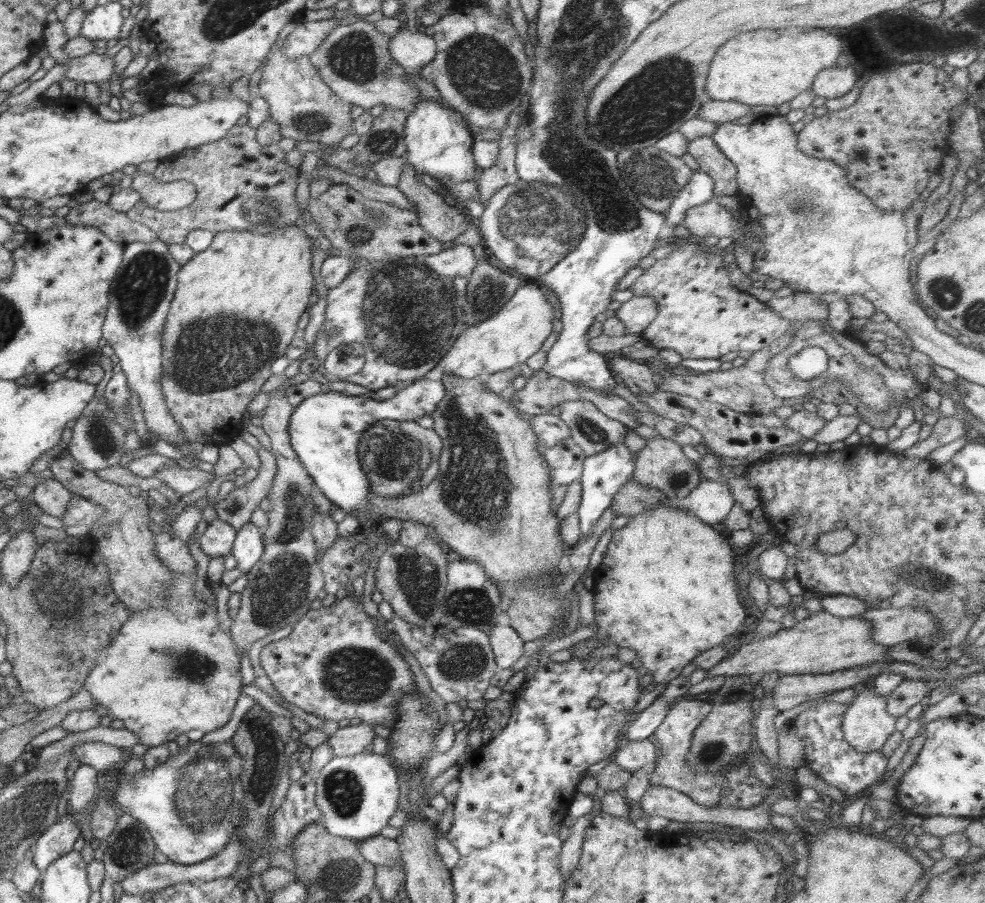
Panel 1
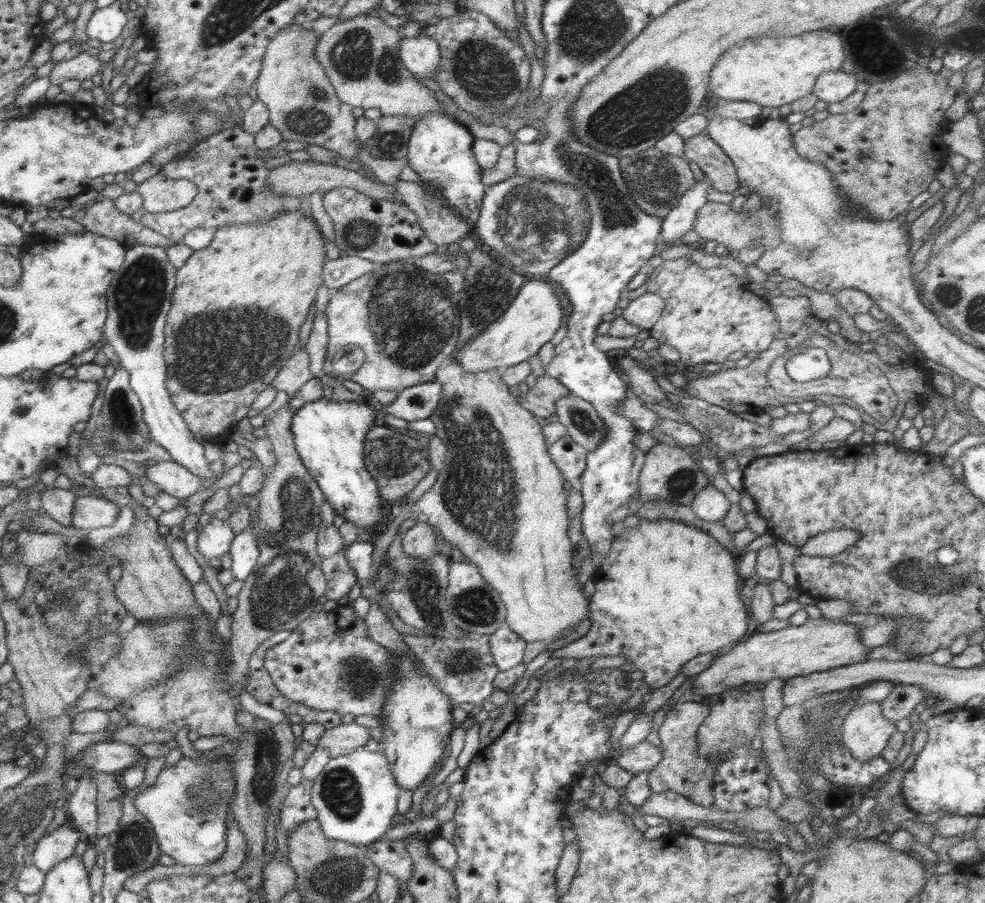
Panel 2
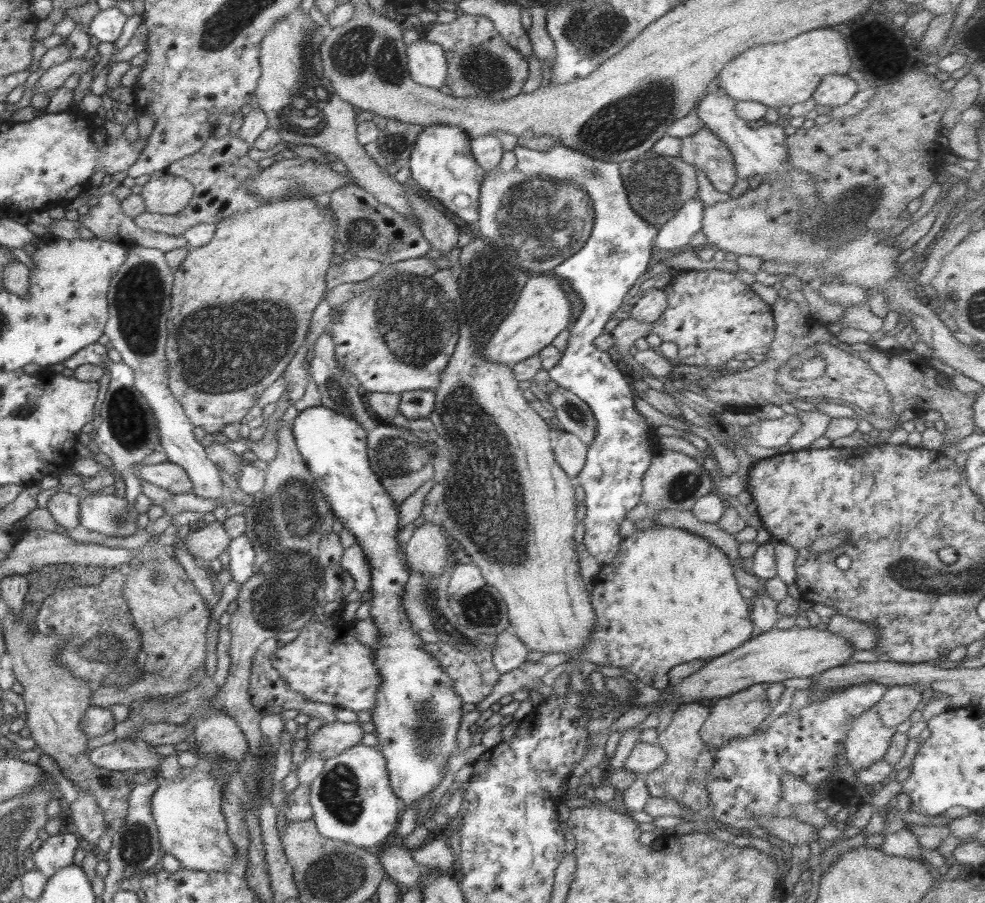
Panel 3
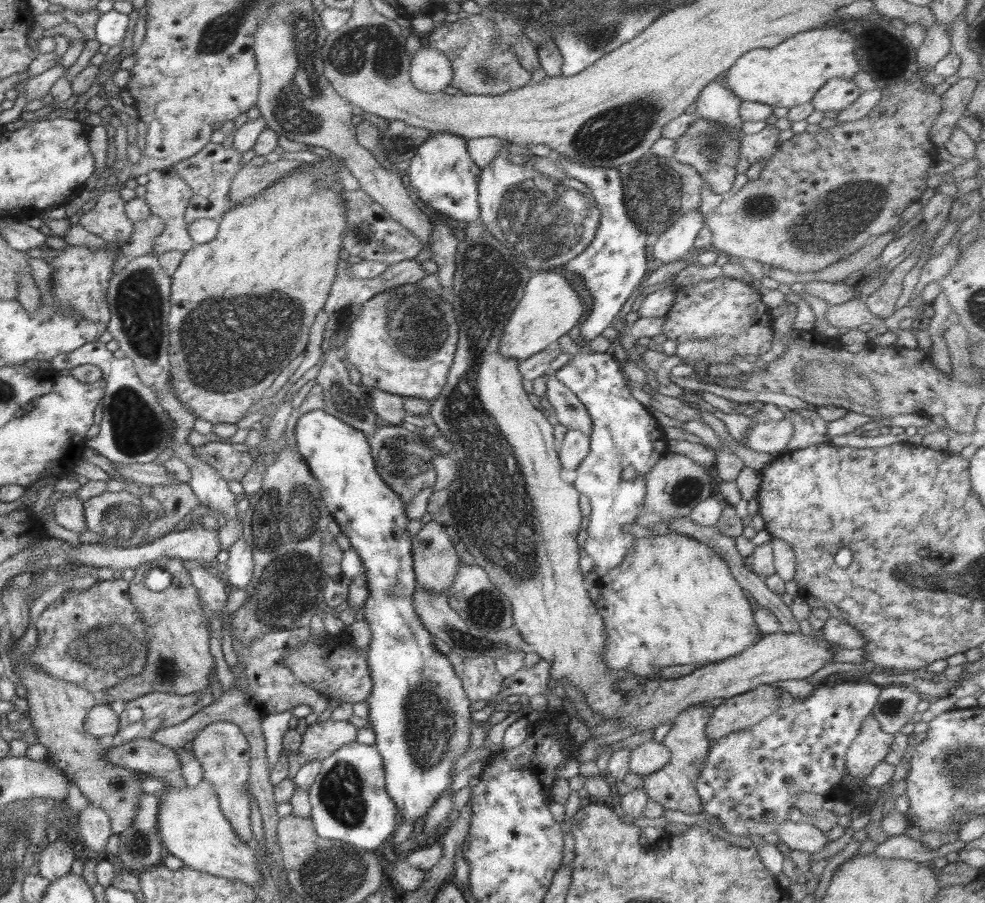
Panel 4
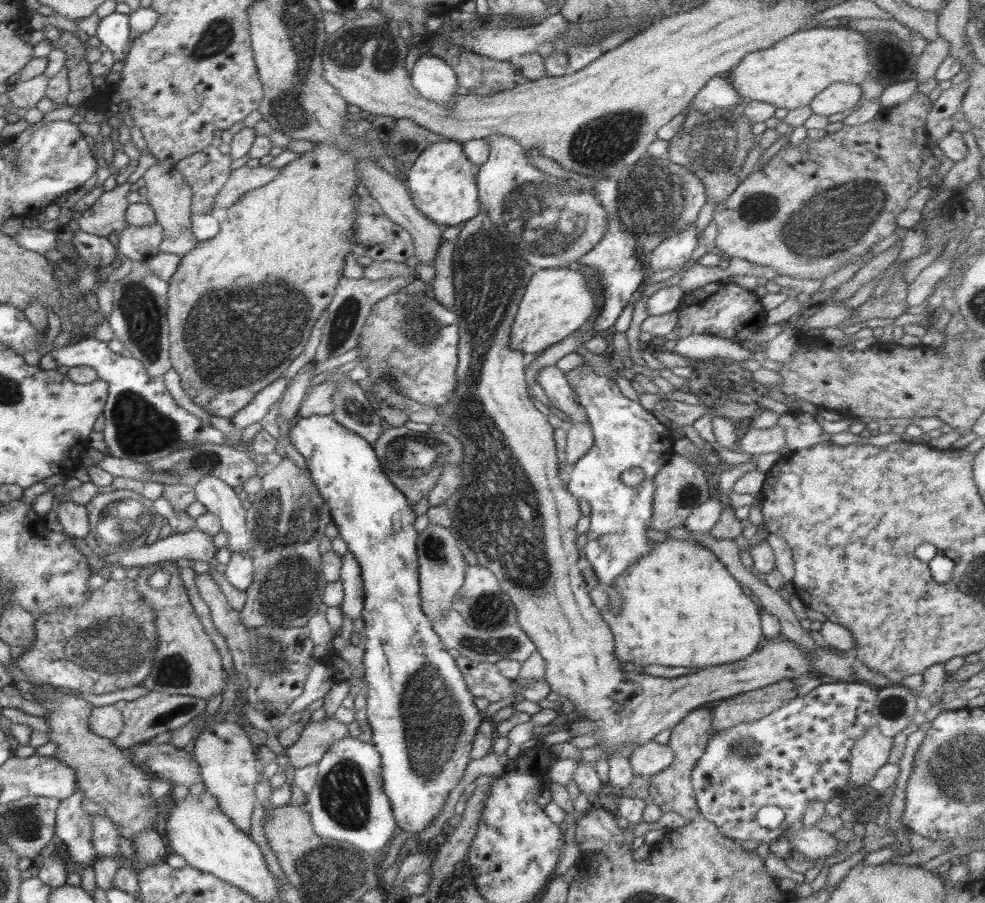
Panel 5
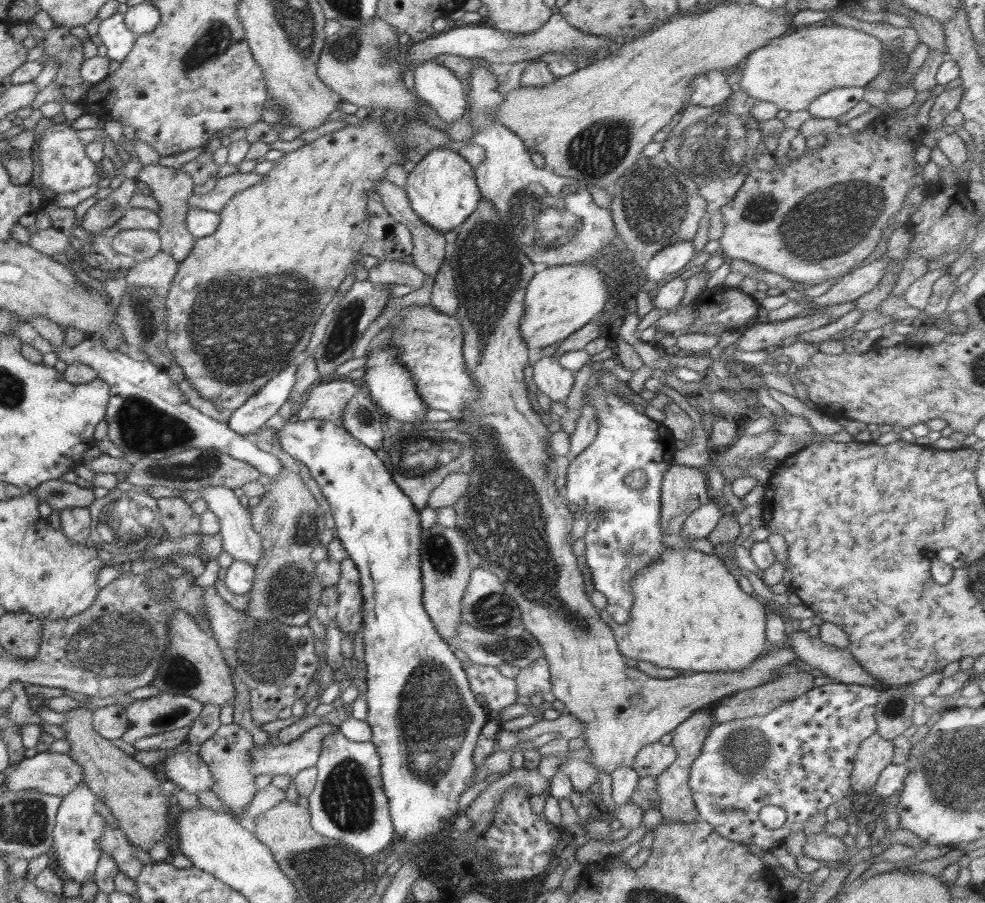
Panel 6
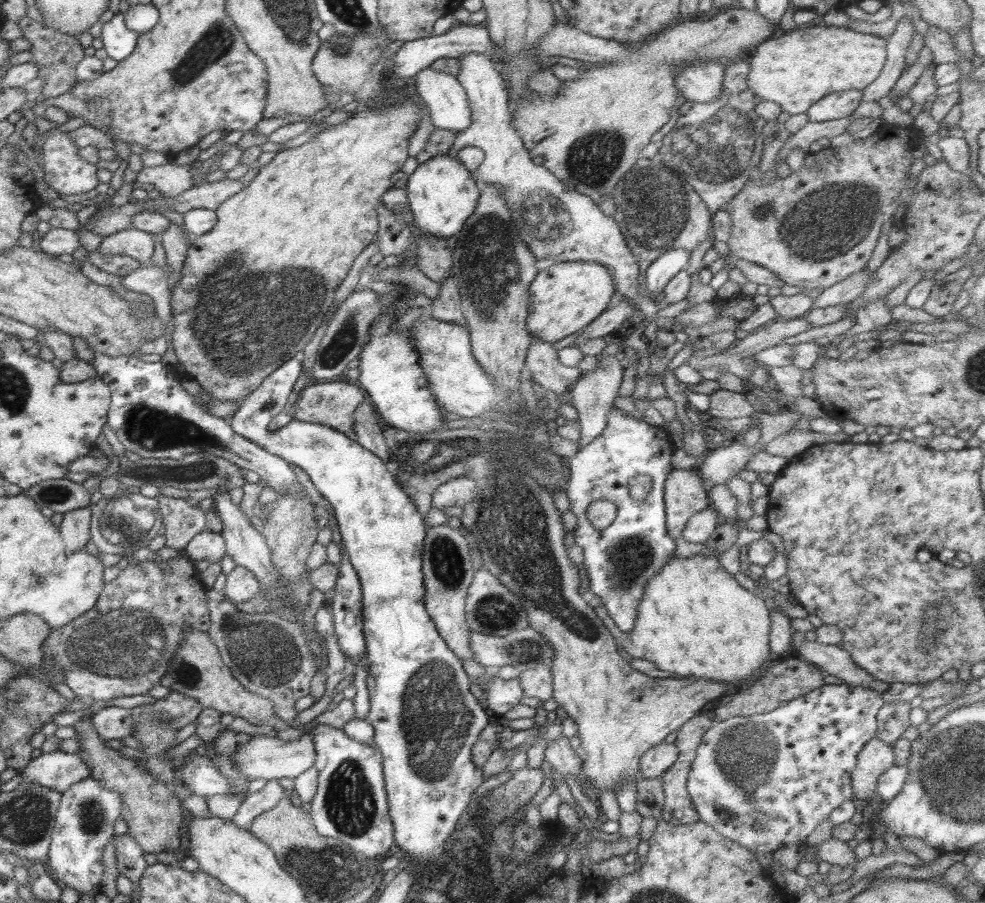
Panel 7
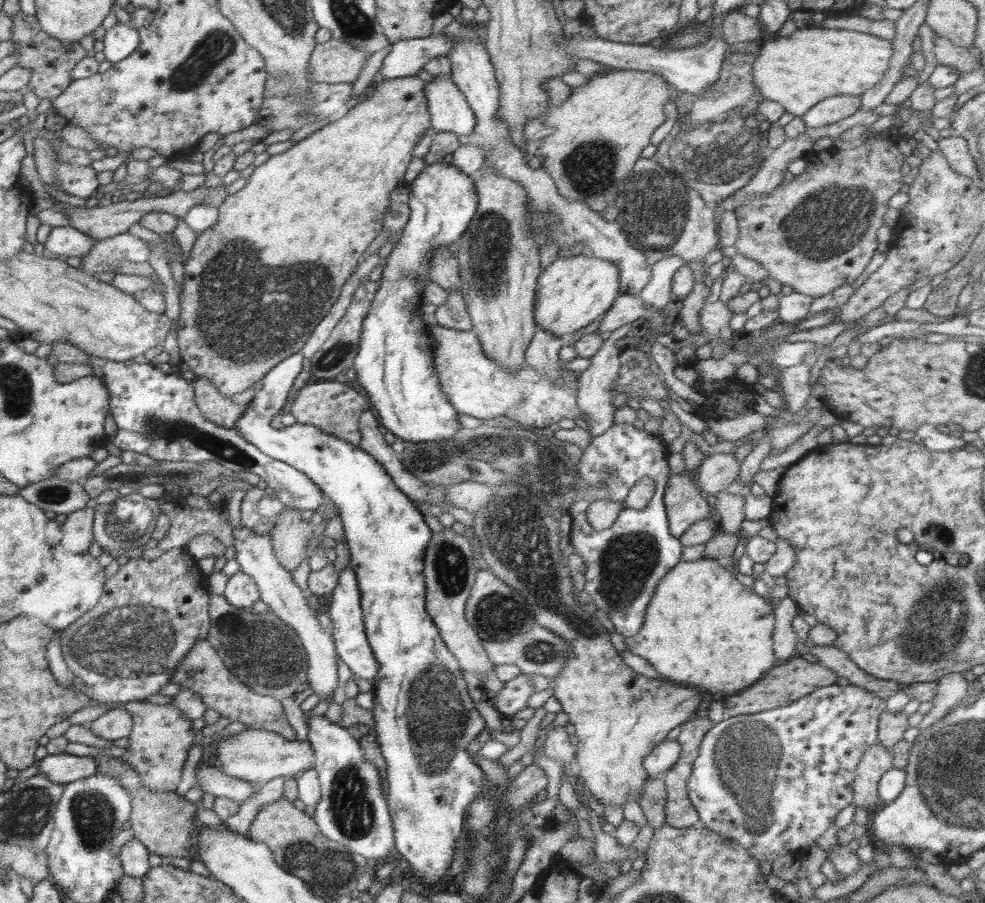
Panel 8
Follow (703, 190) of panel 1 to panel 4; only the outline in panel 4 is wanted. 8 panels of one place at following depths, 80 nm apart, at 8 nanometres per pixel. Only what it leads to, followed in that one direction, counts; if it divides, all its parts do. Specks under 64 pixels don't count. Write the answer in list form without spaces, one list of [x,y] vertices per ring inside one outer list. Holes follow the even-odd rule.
[[[699,209],[688,211],[672,223],[662,234],[652,240],[655,261],[658,265],[676,262],[698,252],[694,239],[700,228],[705,226]]]

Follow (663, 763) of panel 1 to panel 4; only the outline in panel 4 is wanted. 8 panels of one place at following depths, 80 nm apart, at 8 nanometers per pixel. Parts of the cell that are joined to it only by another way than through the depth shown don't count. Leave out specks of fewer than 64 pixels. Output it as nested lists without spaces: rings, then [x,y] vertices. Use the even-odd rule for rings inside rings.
[[[700,705],[689,706],[678,713],[670,731],[664,736],[662,743],[670,751],[670,760],[666,766],[662,766],[661,770],[645,777],[644,792],[649,799],[662,804],[665,810],[680,810],[686,814],[703,812],[696,792],[696,781],[712,745],[705,735],[705,728],[711,713],[710,709],[700,707]]]

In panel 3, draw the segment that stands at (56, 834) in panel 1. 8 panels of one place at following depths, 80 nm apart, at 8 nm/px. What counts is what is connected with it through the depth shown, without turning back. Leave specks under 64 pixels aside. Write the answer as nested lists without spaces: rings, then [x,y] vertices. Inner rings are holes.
[[[59,833],[56,836],[43,836],[43,843],[30,856],[35,867],[47,878],[50,878],[58,870],[68,866],[74,860],[74,852],[80,846],[80,838],[77,834]]]

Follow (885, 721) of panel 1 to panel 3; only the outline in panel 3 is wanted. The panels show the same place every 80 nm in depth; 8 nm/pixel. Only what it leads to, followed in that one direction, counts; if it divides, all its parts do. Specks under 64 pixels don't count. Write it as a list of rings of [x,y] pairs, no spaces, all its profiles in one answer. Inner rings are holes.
[[[872,708],[851,722],[843,744],[846,758],[856,772],[868,770],[882,760],[896,729],[886,728],[879,714]]]

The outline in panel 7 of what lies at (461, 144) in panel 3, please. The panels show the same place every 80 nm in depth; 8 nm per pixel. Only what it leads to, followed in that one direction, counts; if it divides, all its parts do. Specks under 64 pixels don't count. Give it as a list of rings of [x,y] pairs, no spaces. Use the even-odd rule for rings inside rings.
[[[448,154],[433,156],[420,163],[408,177],[405,186],[408,210],[417,229],[417,235],[432,235],[441,239],[457,235],[470,215],[475,212],[480,194],[479,183],[456,157]]]

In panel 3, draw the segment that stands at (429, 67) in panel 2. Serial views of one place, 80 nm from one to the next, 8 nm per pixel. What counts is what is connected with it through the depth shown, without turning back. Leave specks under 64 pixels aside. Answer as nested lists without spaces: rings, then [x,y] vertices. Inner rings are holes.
[[[419,39],[407,45],[408,72],[414,82],[426,88],[440,89],[447,84],[448,65],[440,45]]]

